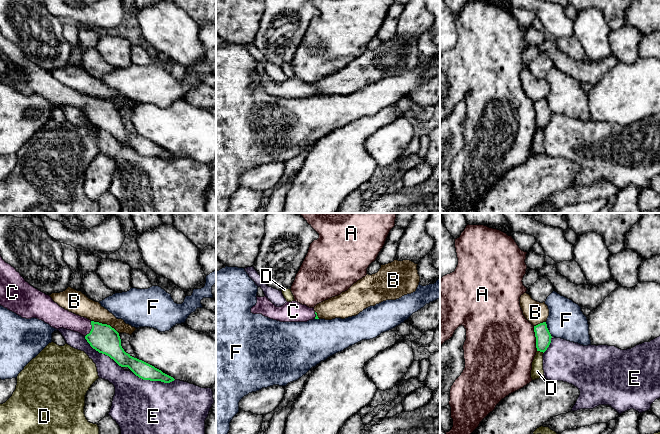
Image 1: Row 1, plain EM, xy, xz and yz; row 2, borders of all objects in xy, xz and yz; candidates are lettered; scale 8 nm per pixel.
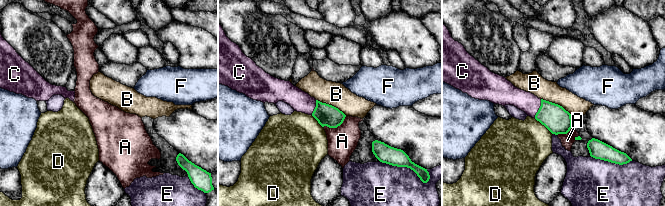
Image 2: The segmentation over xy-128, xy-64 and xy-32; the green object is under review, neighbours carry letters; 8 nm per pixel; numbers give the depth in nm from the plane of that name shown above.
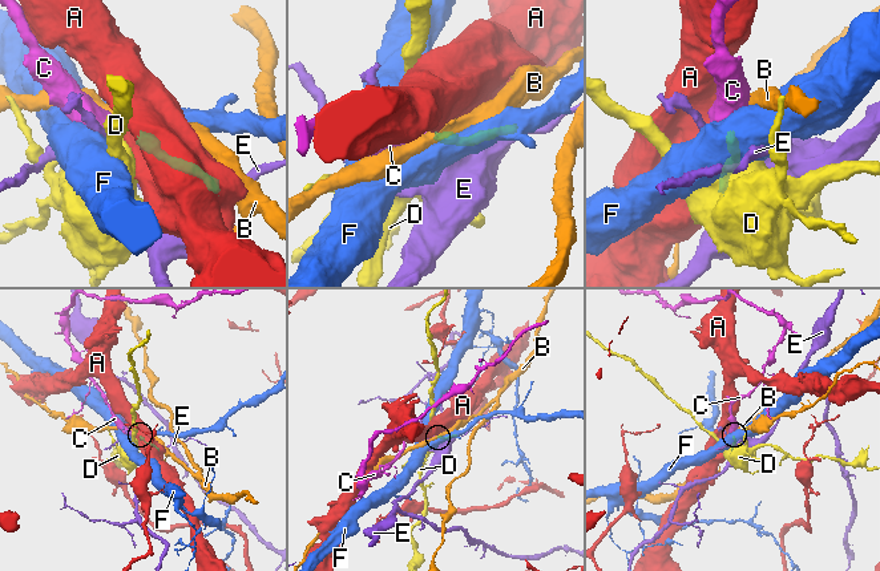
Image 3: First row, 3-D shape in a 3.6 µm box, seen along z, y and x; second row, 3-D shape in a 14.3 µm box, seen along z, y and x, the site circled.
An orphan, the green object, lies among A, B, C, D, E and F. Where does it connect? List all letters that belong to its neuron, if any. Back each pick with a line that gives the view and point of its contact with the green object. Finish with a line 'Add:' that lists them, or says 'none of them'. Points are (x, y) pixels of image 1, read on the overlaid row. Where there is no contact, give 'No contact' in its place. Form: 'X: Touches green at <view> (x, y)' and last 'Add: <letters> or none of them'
C: Touches green at xy (91, 329)
Add: C

